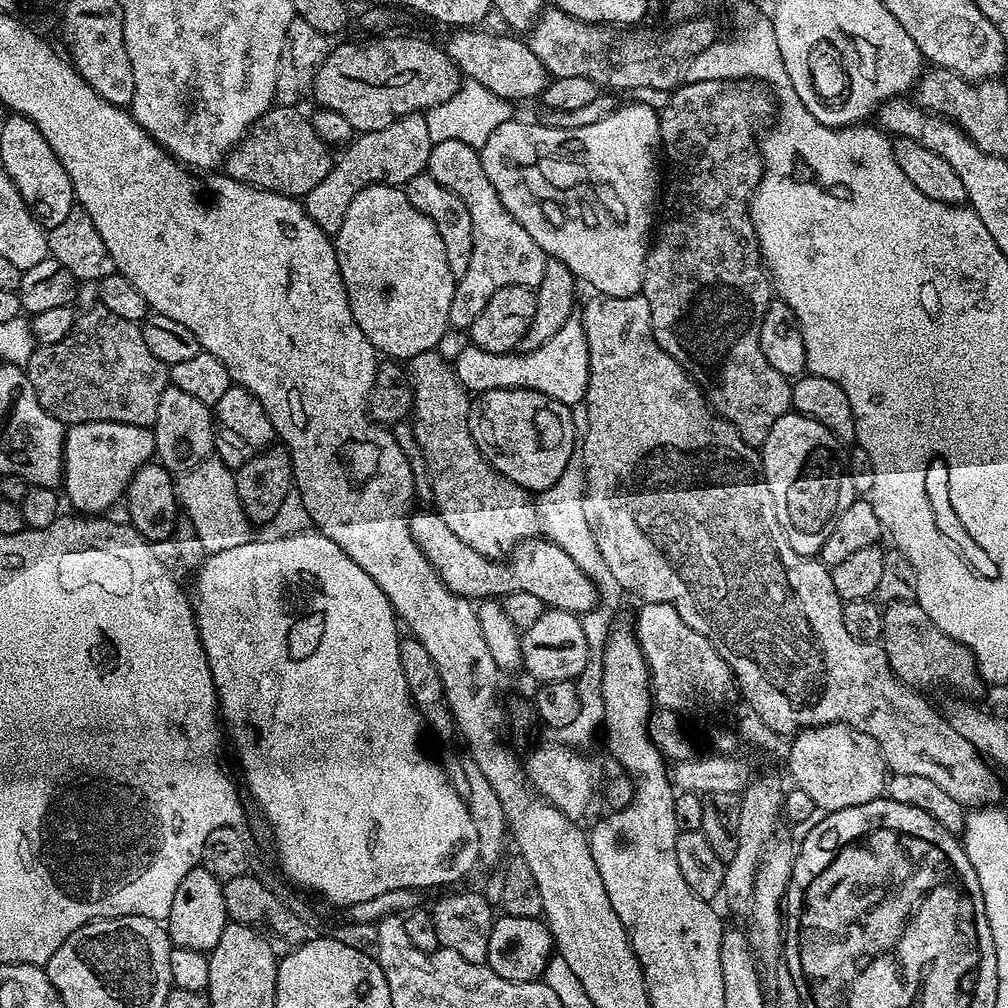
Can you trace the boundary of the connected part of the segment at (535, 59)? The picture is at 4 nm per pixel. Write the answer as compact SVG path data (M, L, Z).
M479 27L461 28L449 31L448 41L442 44L449 58L465 77L482 82L494 94L503 100L532 100L541 95L550 79L546 66L542 64L538 54L519 35L491 36L488 32L480 32Z

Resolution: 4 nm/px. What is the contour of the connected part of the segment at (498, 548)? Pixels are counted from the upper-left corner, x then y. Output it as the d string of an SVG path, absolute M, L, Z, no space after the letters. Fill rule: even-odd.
M433 350L418 354L410 362L410 379L412 382L412 414L410 423L412 433L424 455L427 479L432 479L432 500L435 511L454 534L468 546L474 546L478 554L489 558L504 558L518 547L523 540L531 540L537 535L542 521L533 497L522 486L510 482L500 472L495 472L487 458L478 450L470 434L468 410L470 393L458 382L455 367L440 357L439 351Z

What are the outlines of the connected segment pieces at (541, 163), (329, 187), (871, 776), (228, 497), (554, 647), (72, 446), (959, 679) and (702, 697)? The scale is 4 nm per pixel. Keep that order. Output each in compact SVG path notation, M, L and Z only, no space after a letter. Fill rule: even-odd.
M628 104L617 107L616 111L610 113L606 118L598 122L590 122L590 126L574 126L573 128L551 128L542 126L535 122L527 124L524 120L513 118L502 122L490 138L478 149L482 170L486 170L486 178L498 190L498 198L504 200L506 210L516 212L518 208L518 219L522 230L538 242L545 257L561 260L570 266L570 270L576 275L577 281L586 283L592 287L593 293L609 296L610 298L626 298L627 296L641 295L644 286L644 263L648 257L650 241L654 236L654 221L658 216L658 197L662 192L662 145L660 142L660 113L648 104Z
M424 112L406 114L390 122L390 126L382 126L382 130L361 132L341 151L345 151L341 156L339 153L335 157L330 174L326 174L326 178L322 178L310 194L303 196L303 206L324 232L335 234L342 226L342 218L358 190L371 184L408 184L410 178L421 175L427 169L432 145L428 117Z
M820 724L816 728L801 728L791 737L787 745L788 772L792 775L791 783L806 790L806 795L816 804L817 809L825 813L846 810L850 806L862 806L871 800L881 799L885 795L888 777L888 764L882 758L882 750L870 734L853 728L851 724Z
M208 457L194 470L183 473L177 479L177 497L185 515L191 518L192 525L198 530L198 536L202 540L205 551L209 553L221 552L233 546L242 546L252 538L252 532L250 532L252 523L238 498L235 473L225 466L219 457ZM220 504L228 504L228 508L220 508ZM236 512L240 512L240 520L236 520Z
M548 608L534 622L534 626L523 629L520 638L520 659L523 671L528 671L536 682L562 682L575 680L586 670L588 647L583 619L577 613Z
M86 422L71 425L64 434L64 475L70 481L77 480L80 484L65 483L63 495L73 504L75 511L80 514L104 514L107 508L121 503L125 495L125 486L132 481L132 476L143 464L149 463L156 455L156 443L151 428L139 428L122 422Z
M895 600L883 609L884 621L879 643L894 674L903 684L917 690L928 690L931 684L941 684L964 698L972 698L982 688L980 669L976 667L976 657L970 649L962 646L954 638L947 636L930 618L926 610L912 600Z
M662 602L641 603L634 631L642 654L648 663L650 687L655 703L677 714L708 712L720 708L727 700L737 699L736 676L714 650L712 643L694 626L682 622L674 606Z

